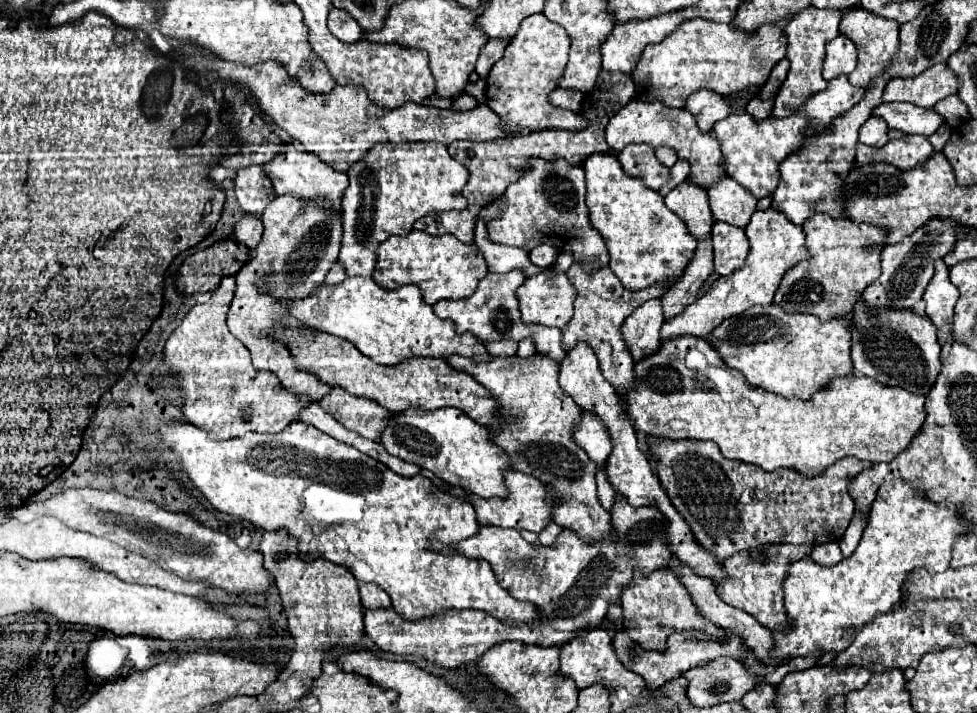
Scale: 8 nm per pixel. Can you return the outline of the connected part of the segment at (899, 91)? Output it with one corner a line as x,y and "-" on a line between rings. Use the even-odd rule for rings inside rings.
935,64
913,78
891,78
885,86
883,100
903,100
921,108
933,108
947,94
957,92
957,78
947,64

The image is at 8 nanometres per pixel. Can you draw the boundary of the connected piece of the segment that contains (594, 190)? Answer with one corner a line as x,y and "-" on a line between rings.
591,154
583,162
583,170
591,226
603,236
611,256
609,266
623,286
641,290
653,282
681,276
695,254
695,238
689,234
685,222
665,206
663,198
643,186
641,180
629,178
611,154

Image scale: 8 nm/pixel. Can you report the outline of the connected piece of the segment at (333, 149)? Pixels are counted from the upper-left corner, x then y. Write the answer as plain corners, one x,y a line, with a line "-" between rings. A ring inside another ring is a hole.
213,58
213,66
221,80
243,88
253,96
259,110
275,122
275,126
287,130
295,140
299,140
307,152
317,154
327,166
337,172
347,172
355,162
359,162
365,152
377,142
443,142
453,140
493,140
513,134
513,130
503,122
499,114
493,114
487,104
479,104
467,112
455,112
449,108
435,108
423,104
405,102
399,108
383,108
369,102
369,96
355,86
335,84
329,94
309,94
293,76
287,74
283,64
277,60
257,62
245,66
241,62
227,62
223,58

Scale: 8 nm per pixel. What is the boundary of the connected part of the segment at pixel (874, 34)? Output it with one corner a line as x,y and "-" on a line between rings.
857,8
843,16
839,30
841,30
841,34
845,34
847,38
853,40
853,44
857,46
857,54
859,54
857,68
849,74
851,86
869,88
871,82
893,64
893,56
897,54
897,48
899,48
899,24
893,20
877,18
875,14
867,14
865,10

